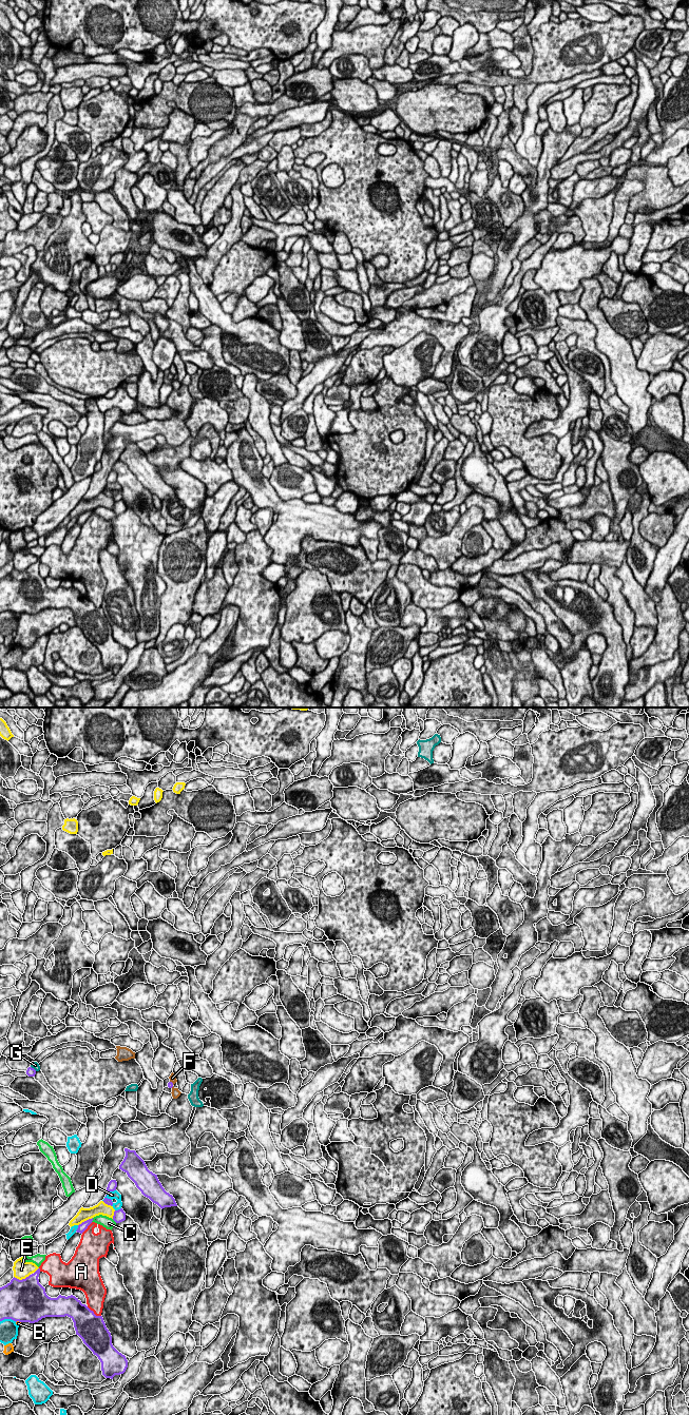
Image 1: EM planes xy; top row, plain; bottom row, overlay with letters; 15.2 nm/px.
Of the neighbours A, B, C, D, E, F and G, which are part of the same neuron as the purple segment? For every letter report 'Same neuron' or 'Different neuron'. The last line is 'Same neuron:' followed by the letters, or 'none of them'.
A: Different neuron
B: Different neuron
C: Different neuron
D: Different neuron
E: Different neuron
F: Different neuron
G: Different neuron
Same neuron: none of them

